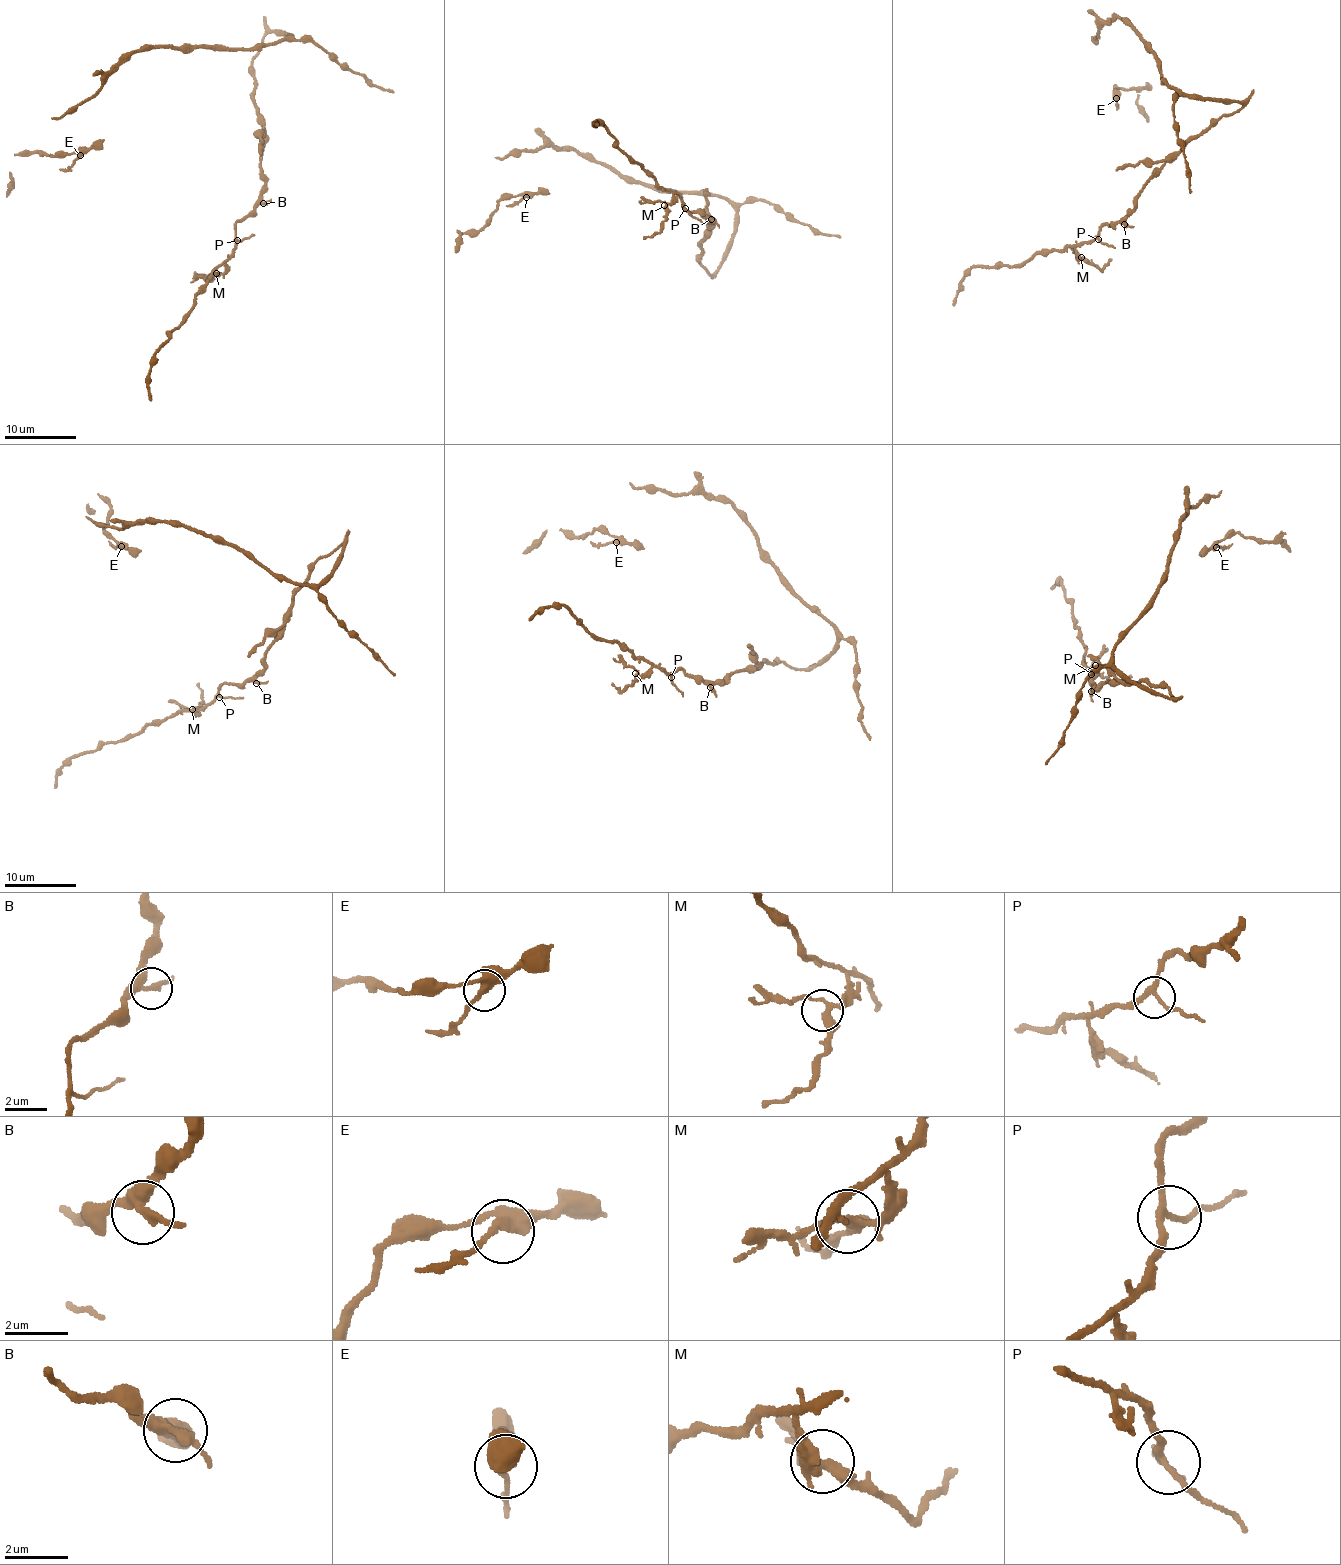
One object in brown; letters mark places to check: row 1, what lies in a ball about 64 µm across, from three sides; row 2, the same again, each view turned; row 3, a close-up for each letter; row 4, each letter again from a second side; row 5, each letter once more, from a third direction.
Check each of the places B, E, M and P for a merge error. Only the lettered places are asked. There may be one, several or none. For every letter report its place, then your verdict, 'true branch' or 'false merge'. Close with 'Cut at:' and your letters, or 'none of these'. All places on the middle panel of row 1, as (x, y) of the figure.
B: (711, 219) | true branch
E: (526, 197) | true branch
M: (664, 205) | true branch
P: (685, 208) | true branch
Cut at: none of these

